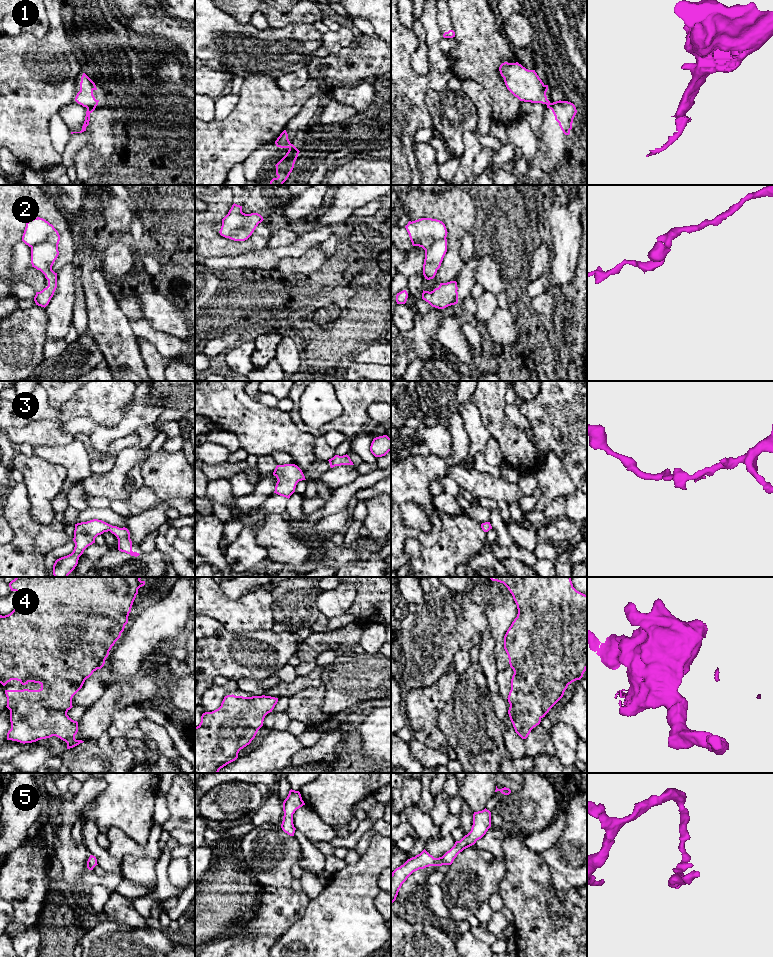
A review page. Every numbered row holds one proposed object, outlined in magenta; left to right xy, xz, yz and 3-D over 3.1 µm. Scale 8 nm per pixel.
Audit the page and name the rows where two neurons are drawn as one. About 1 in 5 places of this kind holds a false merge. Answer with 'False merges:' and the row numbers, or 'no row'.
False merges: 1, 2

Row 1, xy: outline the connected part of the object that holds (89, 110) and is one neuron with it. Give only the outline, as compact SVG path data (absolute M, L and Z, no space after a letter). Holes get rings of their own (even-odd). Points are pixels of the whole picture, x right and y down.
M94 105L93 107L87 108L85 121L84 121L84 124L82 126L82 130L80 132L71 132L71 134L73 134L73 133L82 133L84 131L86 131L86 127L89 125L89 121L90 121L90 114L95 110L97 105Z

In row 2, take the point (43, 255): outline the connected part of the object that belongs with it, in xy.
M42 242L31 247L32 267L40 270L48 280L48 286L40 292L36 292L34 301L36 305L46 307L57 288L57 273L52 266L59 255L58 246L51 242Z

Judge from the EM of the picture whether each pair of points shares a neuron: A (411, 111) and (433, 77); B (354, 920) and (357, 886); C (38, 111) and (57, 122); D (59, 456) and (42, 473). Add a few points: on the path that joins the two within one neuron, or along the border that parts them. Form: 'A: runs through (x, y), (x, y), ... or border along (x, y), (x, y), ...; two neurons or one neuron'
A: runs through (411, 103), (411, 99), (425, 85); one neuron
B: runs through (354, 912), (354, 894); one neuron
C: border along (56, 113), (49, 121), (49, 137), (52, 141); two neurons
D: border along (35, 454), (65, 469), (63, 484); two neurons

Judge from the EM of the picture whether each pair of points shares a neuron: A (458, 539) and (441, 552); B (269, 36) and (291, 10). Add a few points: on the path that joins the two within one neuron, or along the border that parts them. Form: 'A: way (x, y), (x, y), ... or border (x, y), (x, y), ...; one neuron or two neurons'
A: way (454, 543), (445, 552); one neuron
B: border (299, 23), (289, 23), (279, 28), (269, 27); two neurons

